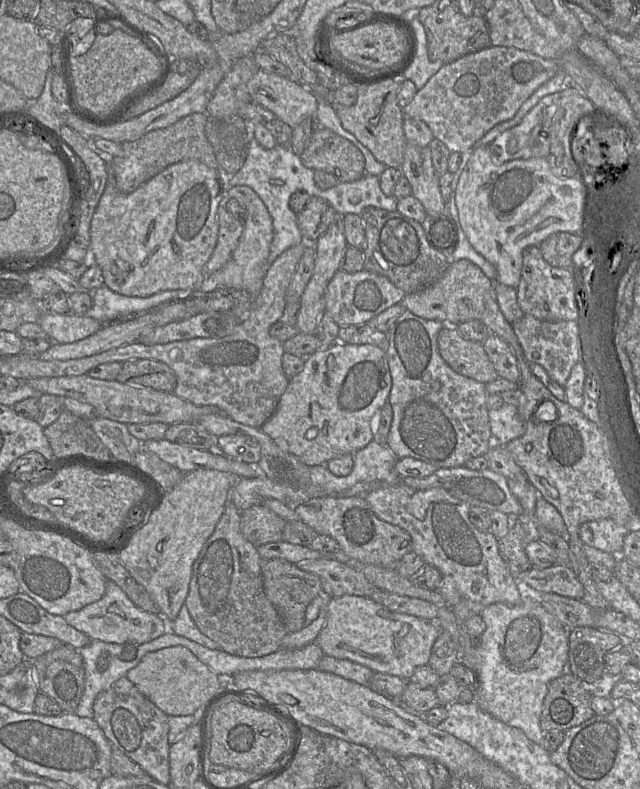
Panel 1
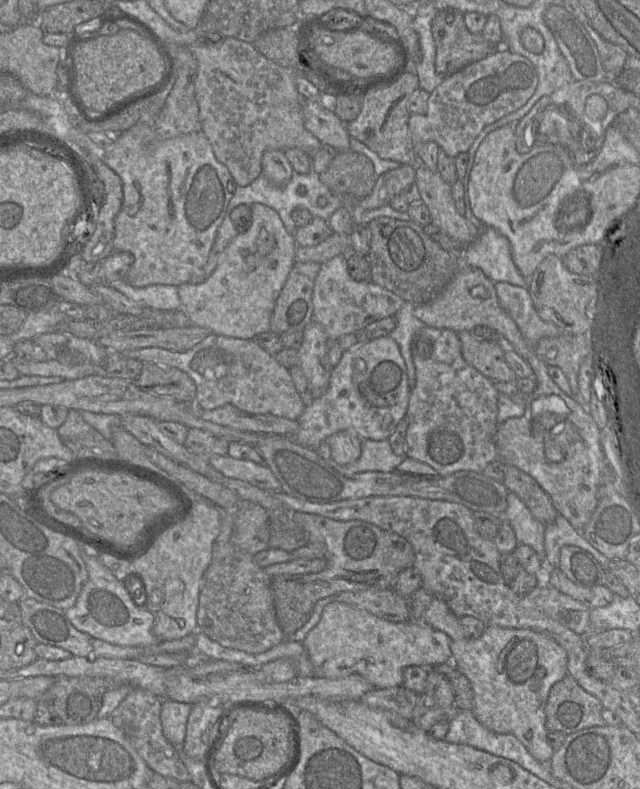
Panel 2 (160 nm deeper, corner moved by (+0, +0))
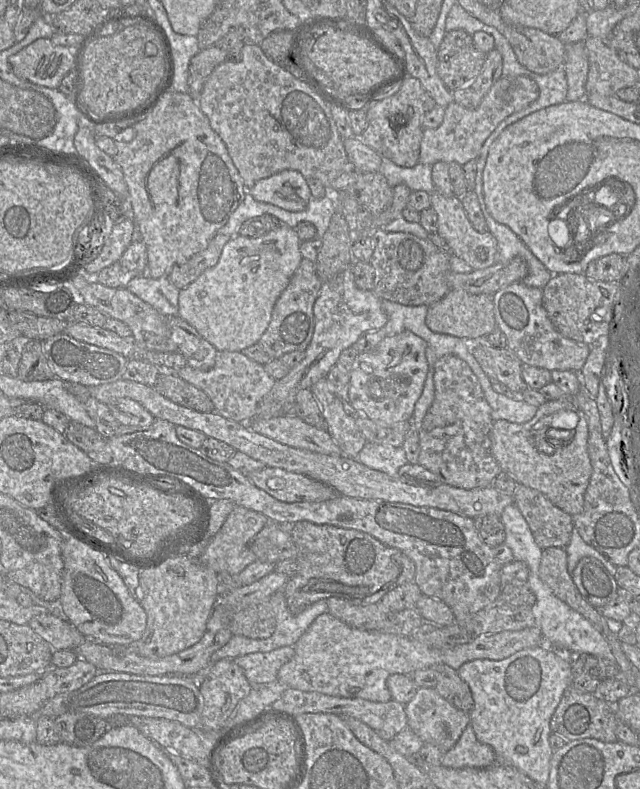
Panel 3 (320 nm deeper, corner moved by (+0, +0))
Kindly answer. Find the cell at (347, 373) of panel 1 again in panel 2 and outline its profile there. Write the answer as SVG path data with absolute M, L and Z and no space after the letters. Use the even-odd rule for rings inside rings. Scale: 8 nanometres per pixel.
M389 336L363 341L342 353L340 362L330 371L329 385L325 392L305 406L297 419L299 427L292 439L299 445L314 450L324 447L327 437L342 430L353 431L362 440L388 439L396 425L405 418L409 395L407 366L398 343Z

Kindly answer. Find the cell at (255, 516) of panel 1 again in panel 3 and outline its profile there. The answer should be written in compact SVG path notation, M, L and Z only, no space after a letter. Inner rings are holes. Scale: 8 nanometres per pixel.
M240 505L229 514L220 530L208 542L200 562L217 574L228 573L238 575L245 567L256 561L256 556L250 550L249 544L254 536L268 523L268 519L261 513Z

